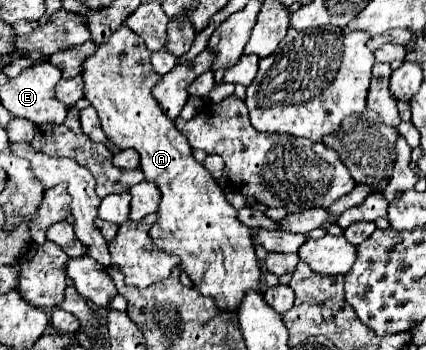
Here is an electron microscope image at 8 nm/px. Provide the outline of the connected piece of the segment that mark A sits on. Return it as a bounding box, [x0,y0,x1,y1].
[82,24,260,310]

